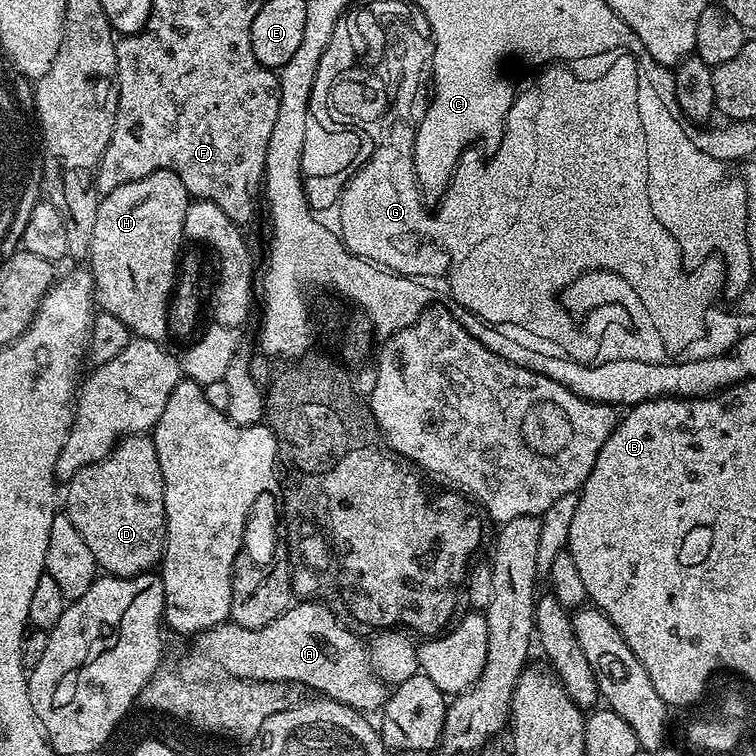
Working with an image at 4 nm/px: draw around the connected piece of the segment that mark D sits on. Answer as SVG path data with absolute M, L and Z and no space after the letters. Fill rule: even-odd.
M151 435L127 436L106 459L78 470L67 484L68 493L62 496L63 511L70 522L74 522L74 530L82 534L90 554L94 554L97 569L109 576L137 576L139 572L151 572L159 565L164 554L166 514L162 466L158 466L158 450Z

